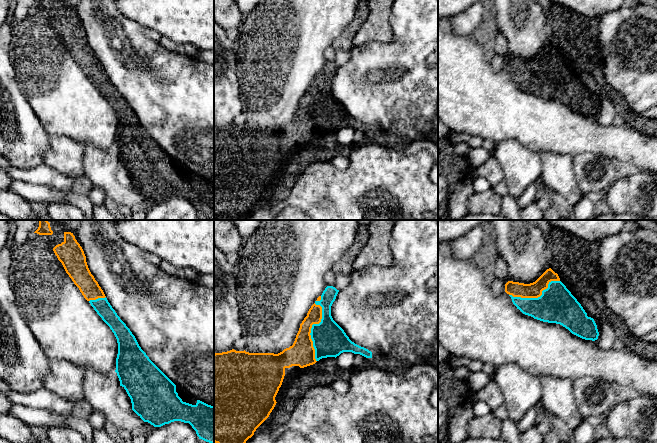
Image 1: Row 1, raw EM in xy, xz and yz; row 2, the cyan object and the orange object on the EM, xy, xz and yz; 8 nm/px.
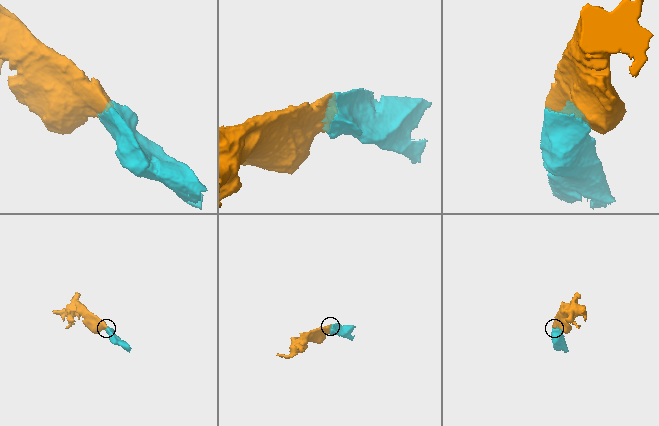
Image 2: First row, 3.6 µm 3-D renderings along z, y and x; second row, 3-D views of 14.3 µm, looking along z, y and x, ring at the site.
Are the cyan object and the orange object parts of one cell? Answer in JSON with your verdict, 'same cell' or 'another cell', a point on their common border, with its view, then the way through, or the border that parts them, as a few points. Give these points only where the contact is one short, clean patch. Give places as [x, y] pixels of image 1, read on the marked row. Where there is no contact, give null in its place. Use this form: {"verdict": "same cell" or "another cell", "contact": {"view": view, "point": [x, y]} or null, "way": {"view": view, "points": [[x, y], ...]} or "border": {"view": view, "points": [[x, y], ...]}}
{"verdict": "same cell", "contact": {"view": "xz", "point": [311, 329]}}

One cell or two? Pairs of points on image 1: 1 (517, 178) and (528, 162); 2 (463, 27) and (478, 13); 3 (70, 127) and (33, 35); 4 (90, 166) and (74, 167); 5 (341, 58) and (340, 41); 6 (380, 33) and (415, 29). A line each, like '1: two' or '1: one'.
1: one
2: one
3: one
4: two
5: two
6: two

